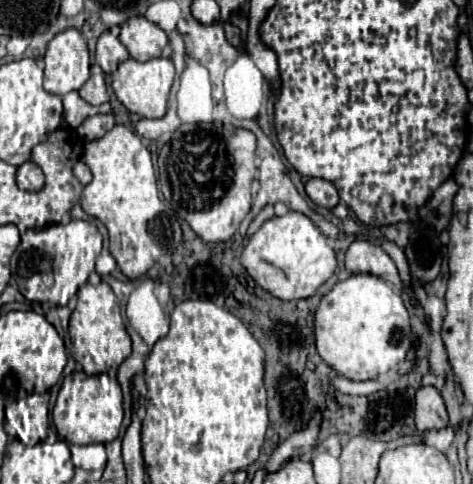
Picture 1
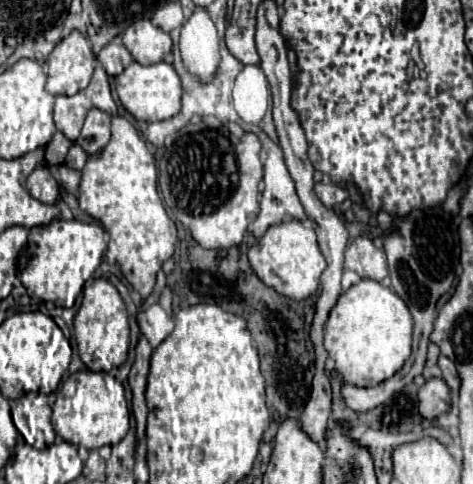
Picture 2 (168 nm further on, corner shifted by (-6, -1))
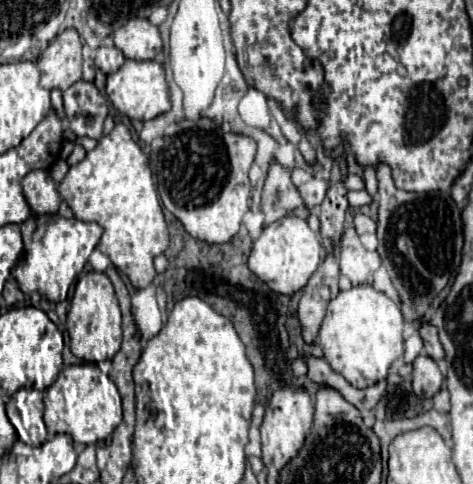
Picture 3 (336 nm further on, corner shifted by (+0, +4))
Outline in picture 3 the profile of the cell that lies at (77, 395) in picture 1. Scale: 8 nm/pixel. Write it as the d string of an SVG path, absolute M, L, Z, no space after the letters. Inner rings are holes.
M96 364L66 366L46 390L44 422L48 428L72 436L78 444L96 444L108 438L122 420L122 399L116 384Z

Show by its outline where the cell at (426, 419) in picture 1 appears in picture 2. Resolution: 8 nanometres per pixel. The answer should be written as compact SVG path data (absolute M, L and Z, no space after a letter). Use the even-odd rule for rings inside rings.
M428 379L418 391L418 401L422 417L436 419L450 409L450 387L442 379Z

